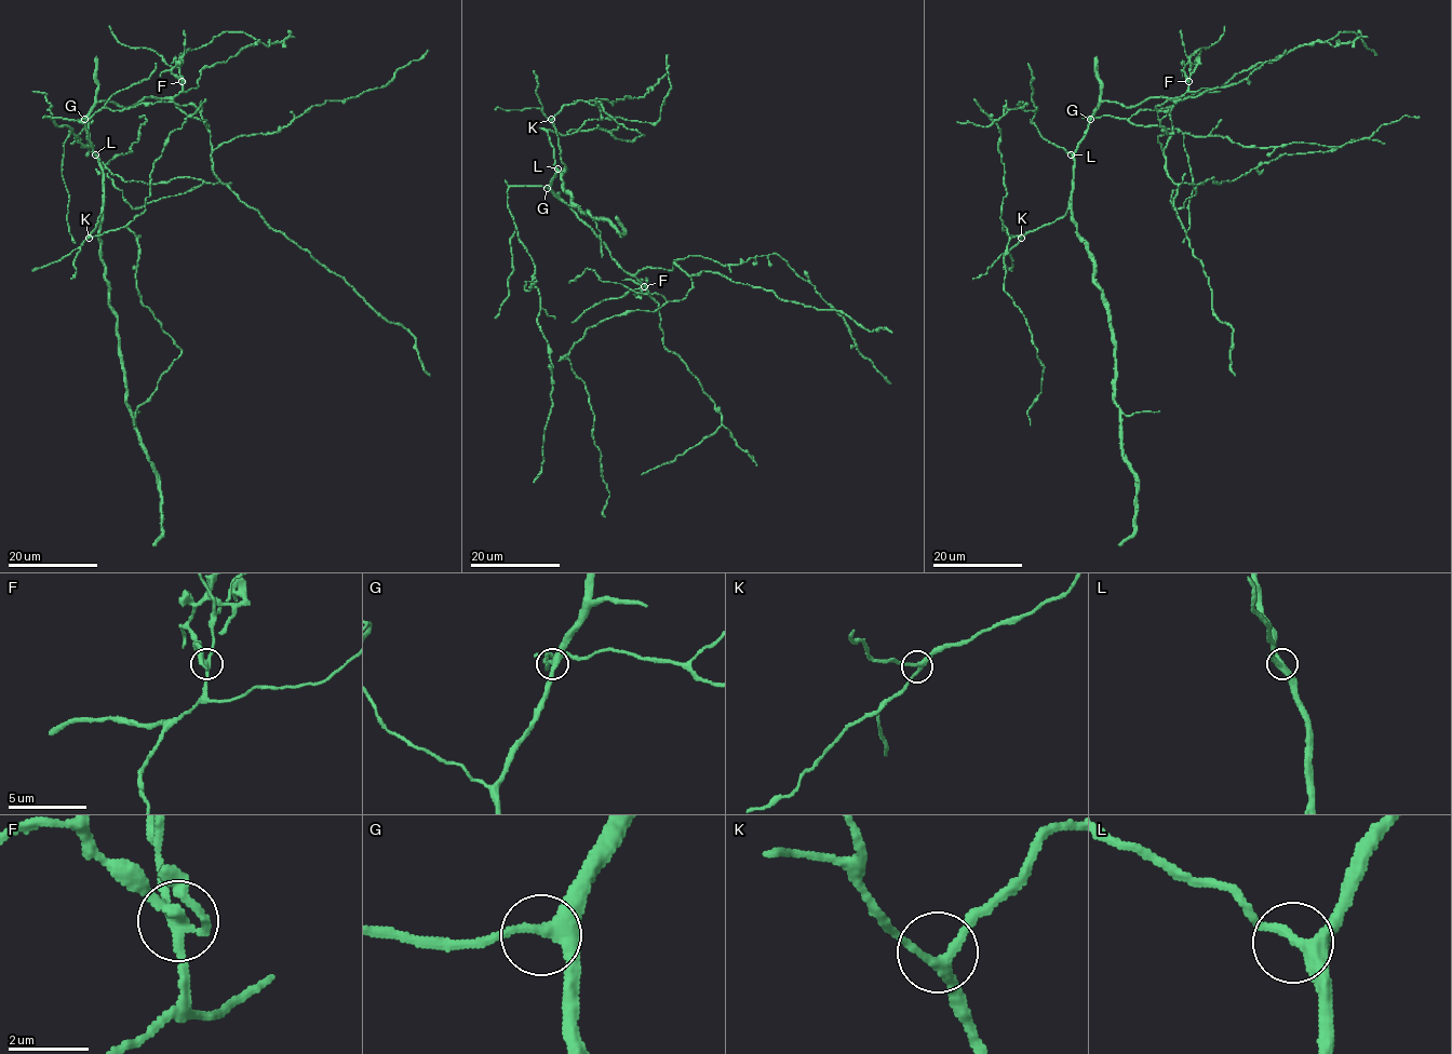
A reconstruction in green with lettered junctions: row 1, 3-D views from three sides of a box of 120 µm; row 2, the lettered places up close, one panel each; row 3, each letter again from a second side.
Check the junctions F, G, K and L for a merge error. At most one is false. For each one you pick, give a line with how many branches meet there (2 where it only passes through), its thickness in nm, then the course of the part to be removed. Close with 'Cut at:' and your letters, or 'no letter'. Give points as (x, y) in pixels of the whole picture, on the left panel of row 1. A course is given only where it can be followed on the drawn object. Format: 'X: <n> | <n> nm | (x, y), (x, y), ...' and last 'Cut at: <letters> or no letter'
F: 3 | 280 nm | (182, 81), (172, 68), (190, 49)
Cut at: F

